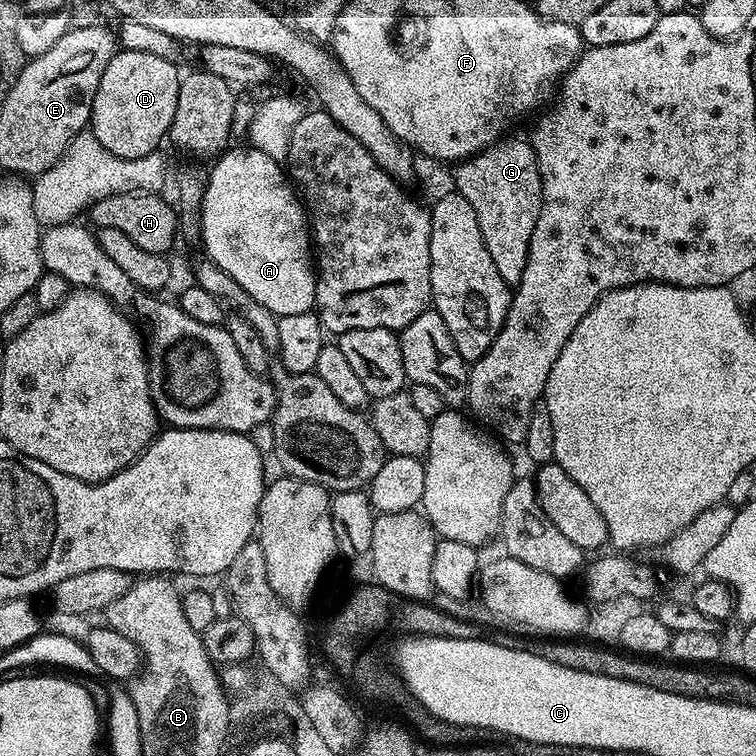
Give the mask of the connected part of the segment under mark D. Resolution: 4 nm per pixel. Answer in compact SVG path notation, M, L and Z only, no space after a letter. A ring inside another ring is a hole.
M120 50L117 51L114 58L110 58L110 66L106 66L106 70L102 70L102 82L98 82L98 94L94 94L94 106L92 107L92 118L90 121L90 131L94 134L94 138L98 138L98 142L102 142L102 146L106 146L106 150L110 150L110 154L118 154L118 158L142 158L146 154L157 151L157 149L161 147L159 145L160 143L165 143L170 126L174 122L174 110L178 110L178 86L180 85L180 81L182 79L182 72L179 72L176 67L177 65L173 63L173 61L167 60L166 58L158 58L154 54L142 54L142 50L130 50L129 52Z

